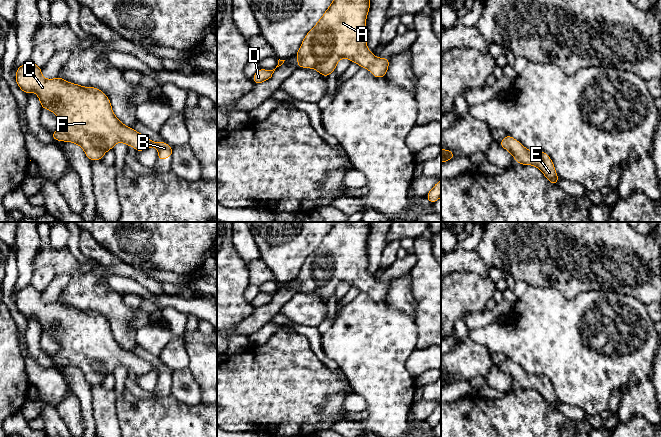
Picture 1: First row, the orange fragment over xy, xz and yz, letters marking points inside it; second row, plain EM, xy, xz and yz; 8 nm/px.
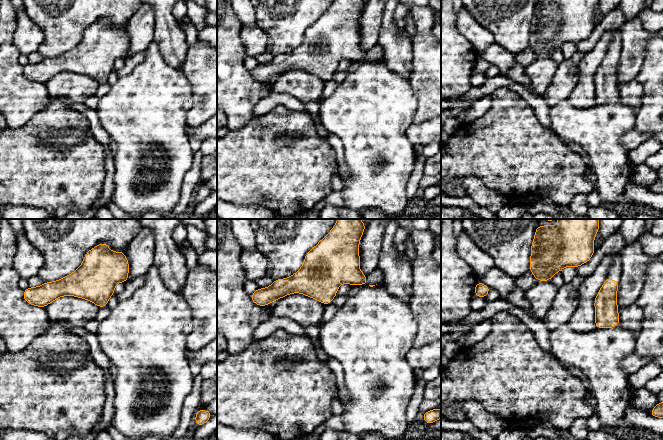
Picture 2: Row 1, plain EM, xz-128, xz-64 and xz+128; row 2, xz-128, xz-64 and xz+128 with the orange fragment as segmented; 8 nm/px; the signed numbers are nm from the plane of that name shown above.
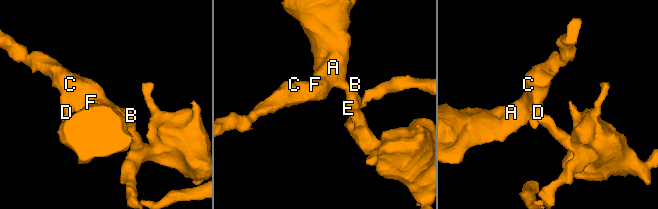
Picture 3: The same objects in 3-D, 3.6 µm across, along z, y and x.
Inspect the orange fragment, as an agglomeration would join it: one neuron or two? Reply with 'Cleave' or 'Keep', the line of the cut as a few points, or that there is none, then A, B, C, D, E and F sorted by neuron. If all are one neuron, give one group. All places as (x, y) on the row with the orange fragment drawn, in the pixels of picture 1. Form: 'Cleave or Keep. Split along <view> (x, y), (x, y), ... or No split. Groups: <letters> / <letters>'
Keep. No split. Groups: A B C D E F

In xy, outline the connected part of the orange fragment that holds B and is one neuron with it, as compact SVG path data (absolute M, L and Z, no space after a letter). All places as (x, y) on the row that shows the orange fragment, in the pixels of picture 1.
M30 60L17 68L15 80L26 95L31 91L38 95L41 110L49 109L61 119L60 127L51 134L54 141L73 142L81 146L90 161L103 160L104 153L113 150L117 142L133 146L137 152L156 147L158 161L164 161L173 155L173 148L164 141L154 142L133 128L122 124L113 113L110 99L100 89L70 83L60 76L54 79L44 79L41 71L42 68Z

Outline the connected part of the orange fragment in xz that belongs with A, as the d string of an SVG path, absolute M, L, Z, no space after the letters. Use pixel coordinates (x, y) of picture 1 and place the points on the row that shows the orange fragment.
M333 0L317 24L306 34L295 55L298 68L313 68L327 78L336 69L341 58L356 62L371 71L375 78L386 77L389 57L377 58L367 49L366 18L370 0Z

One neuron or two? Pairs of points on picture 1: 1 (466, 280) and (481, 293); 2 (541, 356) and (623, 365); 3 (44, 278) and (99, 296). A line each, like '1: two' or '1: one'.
1: one
2: one
3: two

